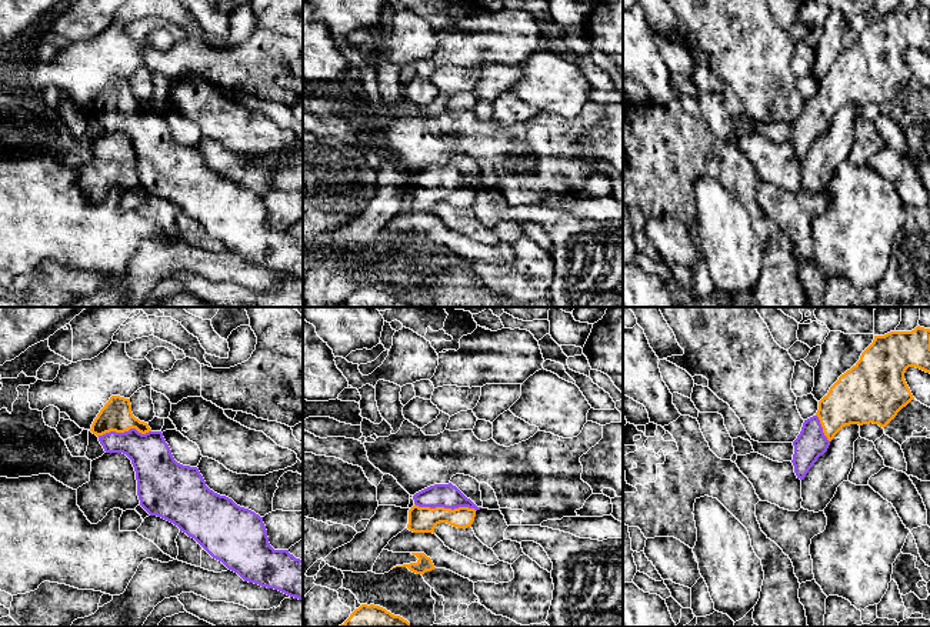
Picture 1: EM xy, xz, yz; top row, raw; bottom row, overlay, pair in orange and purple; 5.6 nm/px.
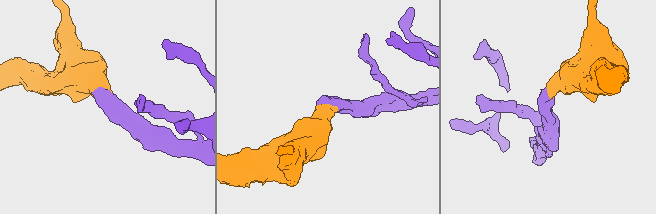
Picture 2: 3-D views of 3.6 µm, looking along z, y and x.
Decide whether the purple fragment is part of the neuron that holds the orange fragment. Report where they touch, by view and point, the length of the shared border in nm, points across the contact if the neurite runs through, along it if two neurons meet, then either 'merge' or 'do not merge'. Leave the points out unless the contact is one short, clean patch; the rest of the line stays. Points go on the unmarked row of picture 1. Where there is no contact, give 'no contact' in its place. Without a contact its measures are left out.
meets orange in xz at (446, 189); contact 360 nm long; runs through xz (420, 199), (430, 189), (446, 189), (447, 176); merge

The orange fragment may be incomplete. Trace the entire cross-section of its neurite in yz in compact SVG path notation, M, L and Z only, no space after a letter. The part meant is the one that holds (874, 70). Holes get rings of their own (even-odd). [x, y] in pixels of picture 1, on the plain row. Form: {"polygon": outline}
{"polygon": "M917 6L911 11L890 11L884 16L874 16L873 23L861 33L860 40L841 54L819 81L817 93L804 100L800 114L793 121L791 143L797 159L806 157L843 107L873 103L884 109L914 79L904 60L909 47L930 53L930 9Z"}

